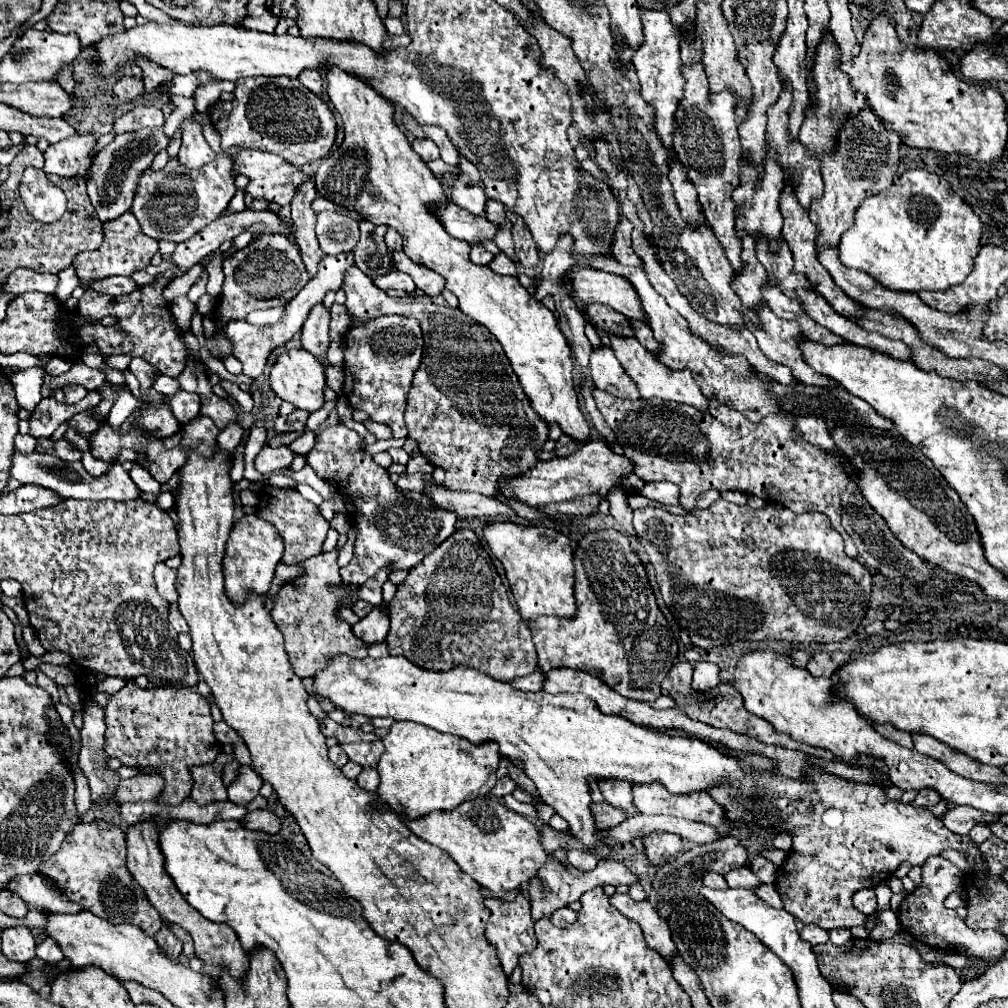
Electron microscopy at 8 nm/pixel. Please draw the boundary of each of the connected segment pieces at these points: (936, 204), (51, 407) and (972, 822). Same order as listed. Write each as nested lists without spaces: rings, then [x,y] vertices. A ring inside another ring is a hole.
[[[906,170],[894,180],[888,192],[878,192],[876,196],[868,196],[868,200],[862,202],[856,212],[854,226],[842,236],[838,244],[838,252],[844,266],[870,274],[886,288],[902,292],[944,290],[952,284],[964,282],[964,278],[972,272],[974,258],[980,250],[980,234],[980,218],[964,200],[960,200],[960,196],[956,196],[956,192],[952,192],[944,178],[930,174],[928,170]]]
[[[44,398],[28,420],[30,434],[34,438],[52,436],[60,424],[64,424],[78,412],[82,412],[82,404],[60,404],[54,398]]]
[[[956,806],[954,810],[948,810],[944,814],[944,826],[948,830],[952,830],[954,834],[968,834],[972,830],[972,826],[976,826],[978,822],[996,822],[1000,816],[992,816],[988,812],[980,812],[976,808],[970,808],[970,806]]]

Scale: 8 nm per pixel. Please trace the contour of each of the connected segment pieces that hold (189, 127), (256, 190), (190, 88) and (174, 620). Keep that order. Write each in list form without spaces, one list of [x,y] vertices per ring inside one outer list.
[[[194,112],[190,118],[182,122],[182,146],[180,146],[180,164],[186,168],[202,168],[204,164],[214,160],[214,152],[208,146],[202,126],[206,124],[208,114]]]
[[[242,150],[234,156],[234,170],[250,176],[246,192],[252,198],[266,198],[280,206],[288,206],[296,188],[310,178],[284,158],[262,150]]]
[[[190,74],[190,76],[176,76],[176,78],[172,80],[170,94],[192,98],[192,94],[194,94],[196,88],[198,88],[198,78],[196,78],[194,74]]]
[[[176,602],[170,604],[170,624],[172,624],[172,628],[174,628],[178,634],[180,634],[180,632],[188,632],[188,624],[186,624],[184,616],[180,614]]]

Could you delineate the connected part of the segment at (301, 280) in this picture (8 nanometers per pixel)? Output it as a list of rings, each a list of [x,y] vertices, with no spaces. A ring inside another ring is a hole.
[[[266,234],[258,240],[252,240],[246,248],[238,250],[230,258],[224,260],[224,286],[218,302],[214,304],[214,314],[212,320],[216,322],[216,332],[210,340],[206,340],[208,352],[222,360],[224,356],[232,354],[232,342],[226,338],[226,324],[244,318],[252,310],[266,310],[274,306],[284,306],[288,304],[310,280],[302,258],[298,254],[298,248],[292,246],[286,236],[280,234]]]

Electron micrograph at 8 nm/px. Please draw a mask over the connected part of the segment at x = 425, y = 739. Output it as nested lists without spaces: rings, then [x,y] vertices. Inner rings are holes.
[[[394,722],[382,742],[386,752],[378,762],[380,786],[376,790],[378,800],[372,802],[372,806],[376,810],[384,810],[386,806],[402,818],[402,822],[426,816],[434,810],[452,812],[462,802],[488,794],[492,784],[496,784],[500,752],[492,742],[474,746],[468,744],[468,740],[460,740],[460,736],[432,732],[432,728],[412,722]]]

